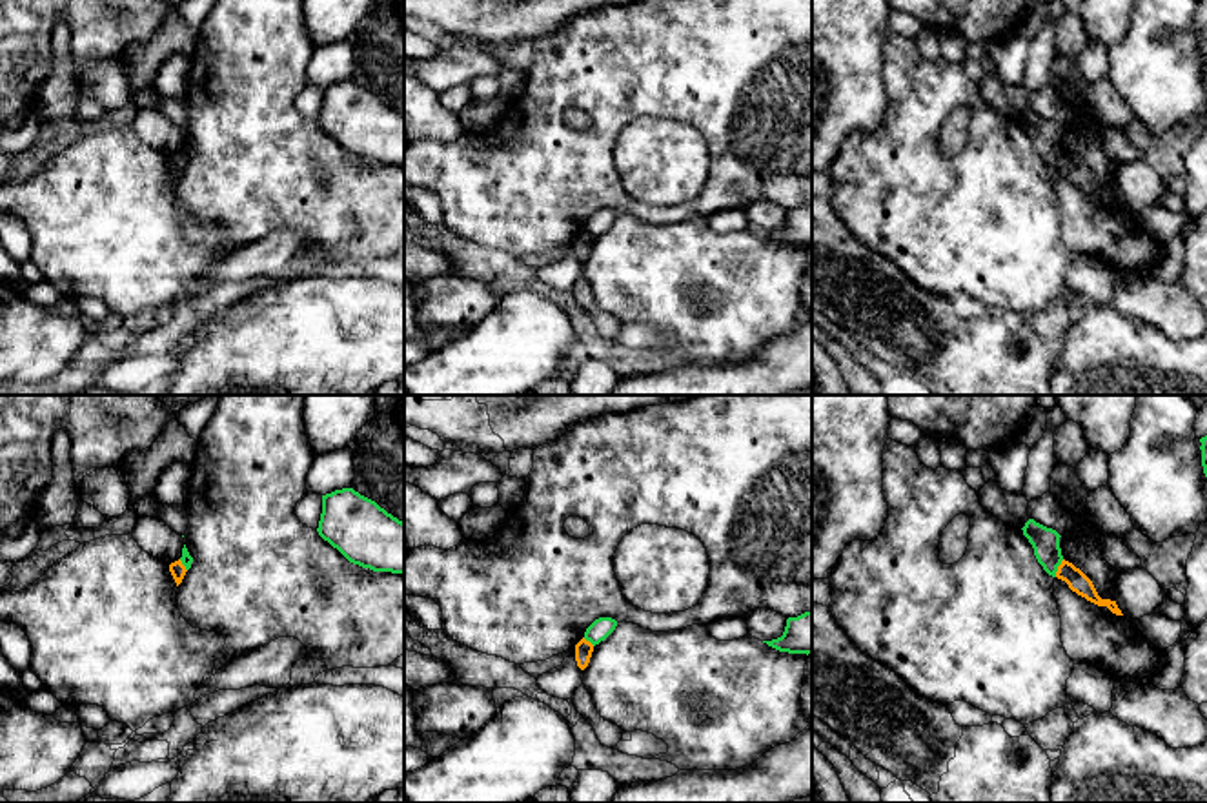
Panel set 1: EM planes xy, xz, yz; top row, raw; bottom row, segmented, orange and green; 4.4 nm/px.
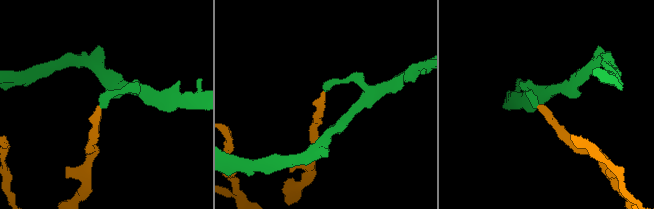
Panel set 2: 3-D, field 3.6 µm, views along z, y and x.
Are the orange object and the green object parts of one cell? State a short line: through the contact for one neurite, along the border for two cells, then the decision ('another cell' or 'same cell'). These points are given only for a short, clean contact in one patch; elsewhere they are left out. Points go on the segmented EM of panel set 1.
yz (1064, 559), (1054, 576) | another cell

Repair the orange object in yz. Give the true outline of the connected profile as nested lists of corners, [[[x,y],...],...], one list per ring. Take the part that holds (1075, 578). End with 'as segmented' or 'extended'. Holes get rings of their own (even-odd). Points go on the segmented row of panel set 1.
[[[1063,559],[1061,564],[1058,566],[1056,577],[1065,581],[1072,592],[1085,597],[1087,601],[1090,601],[1098,606],[1107,606],[1116,615],[1123,615],[1121,610],[1118,608],[1116,601],[1101,599],[1098,595],[1092,581],[1072,563]]]; as segmented

